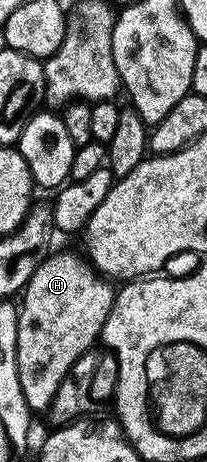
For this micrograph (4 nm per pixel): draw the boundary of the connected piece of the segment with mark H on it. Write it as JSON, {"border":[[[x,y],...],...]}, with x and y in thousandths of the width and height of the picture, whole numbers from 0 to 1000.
{"border":[[[266,548],[227,554],[164,587],[106,632],[116,662],[101,658],[87,669],[87,820],[106,829],[106,855],[126,855],[126,872],[174,898],[232,887],[300,820],[319,820],[367,779],[459,749],[444,745],[498,723],[551,658],[551,626],[522,619],[536,615],[401,554]]]}

